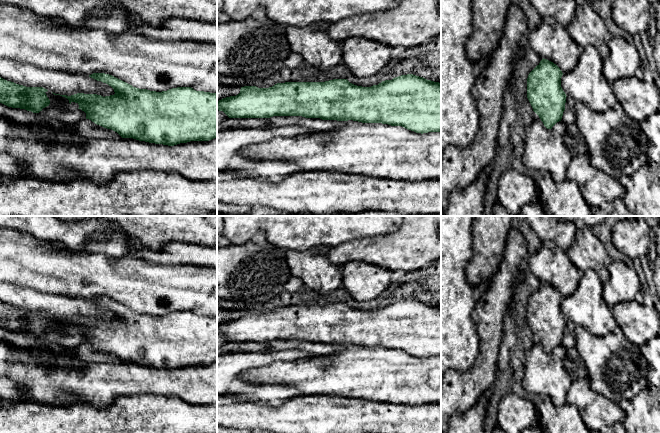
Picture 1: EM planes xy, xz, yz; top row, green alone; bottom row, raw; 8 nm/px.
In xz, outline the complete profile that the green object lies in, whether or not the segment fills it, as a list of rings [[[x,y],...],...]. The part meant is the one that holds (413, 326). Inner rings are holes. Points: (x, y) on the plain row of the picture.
[[[413,298],[401,299],[392,304],[385,304],[378,309],[362,311],[350,307],[347,303],[333,303],[325,306],[285,306],[277,307],[269,312],[258,312],[256,310],[241,311],[240,317],[217,325],[217,334],[223,335],[229,342],[270,342],[273,340],[302,340],[305,342],[320,342],[322,344],[358,345],[362,347],[382,347],[391,350],[402,350],[416,357],[441,356],[441,307],[427,304]]]

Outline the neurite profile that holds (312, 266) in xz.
[[[314,246],[304,251],[286,249],[291,276],[320,293],[342,288],[341,267],[330,261],[327,256],[328,250],[326,246]]]

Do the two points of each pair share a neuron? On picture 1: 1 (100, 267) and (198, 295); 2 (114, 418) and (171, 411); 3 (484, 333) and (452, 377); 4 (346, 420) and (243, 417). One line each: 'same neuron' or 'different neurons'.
1: same neuron
2: same neuron
3: same neuron
4: same neuron

